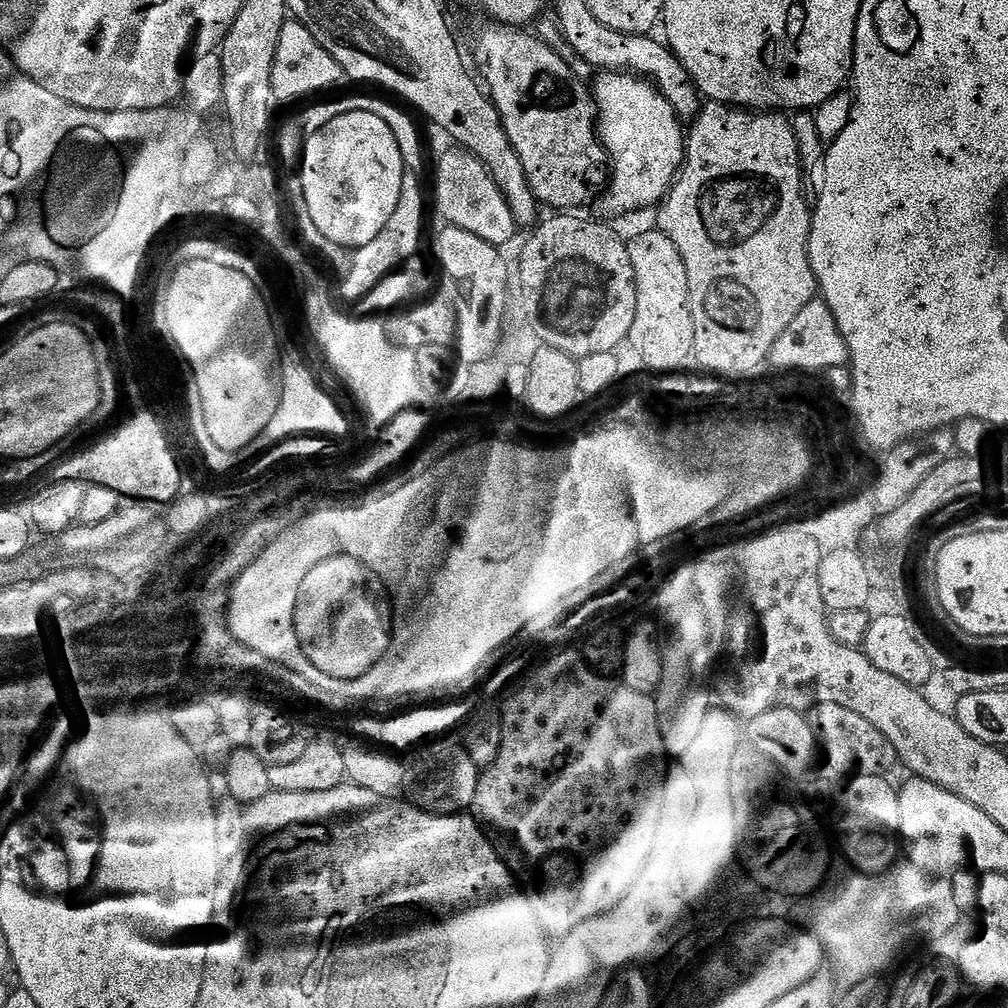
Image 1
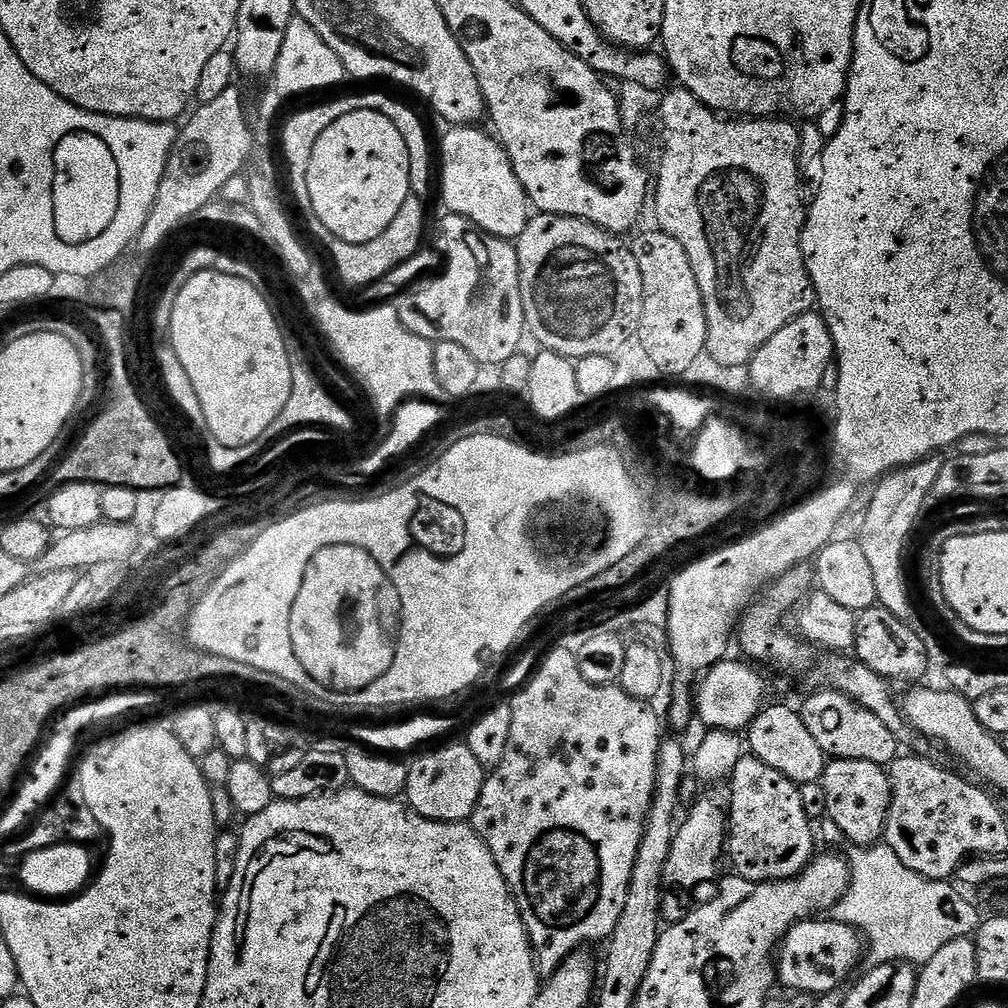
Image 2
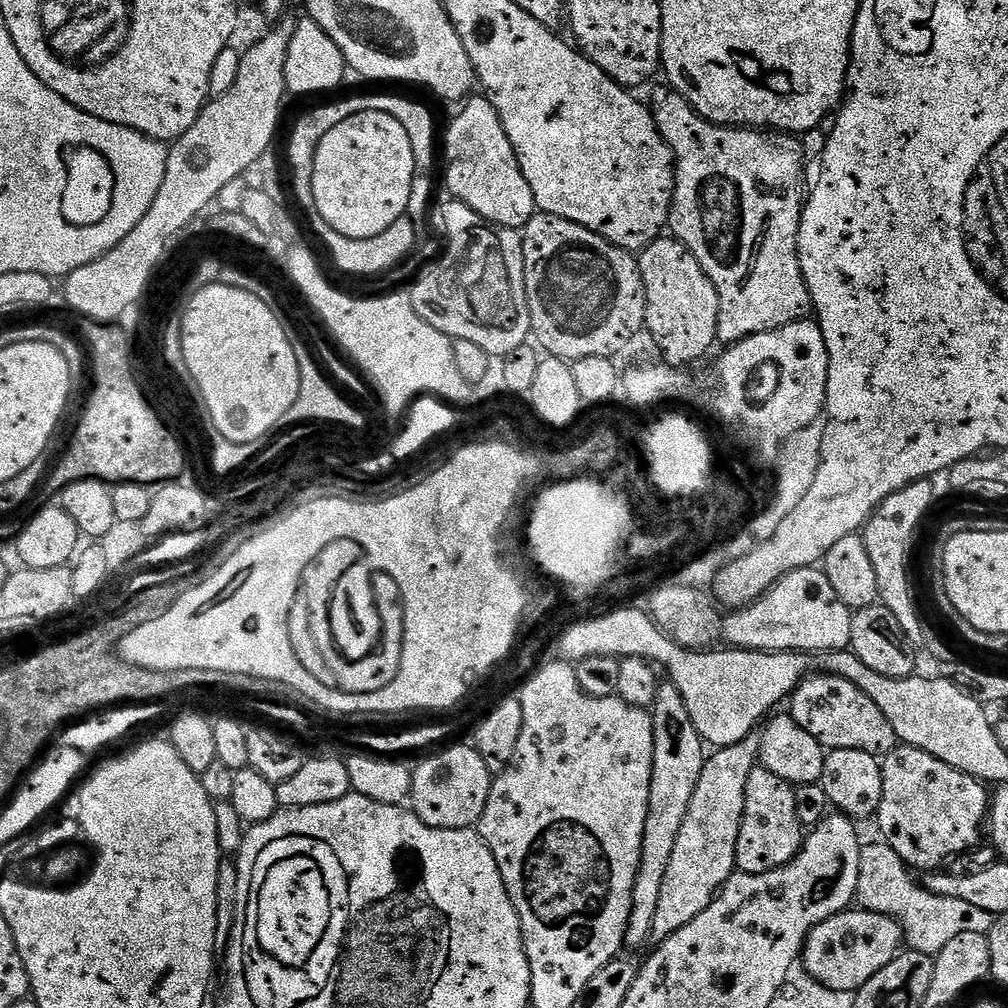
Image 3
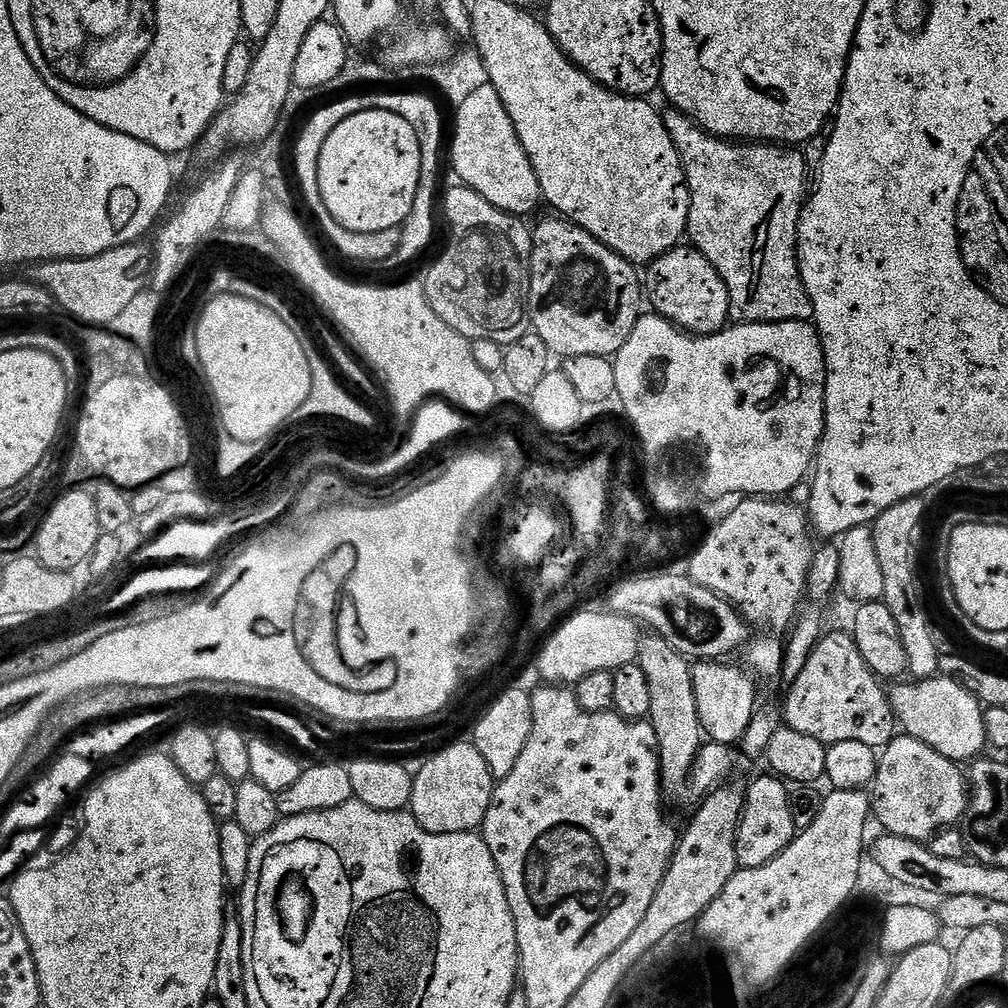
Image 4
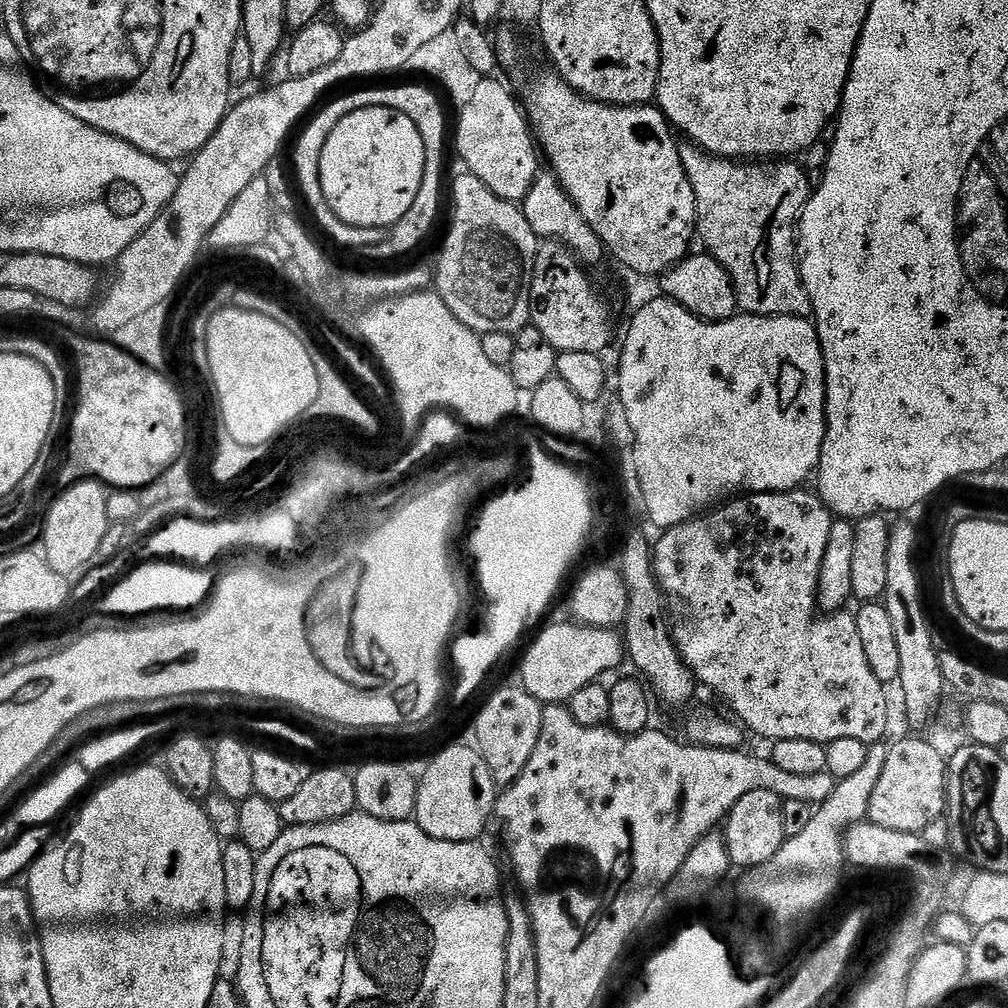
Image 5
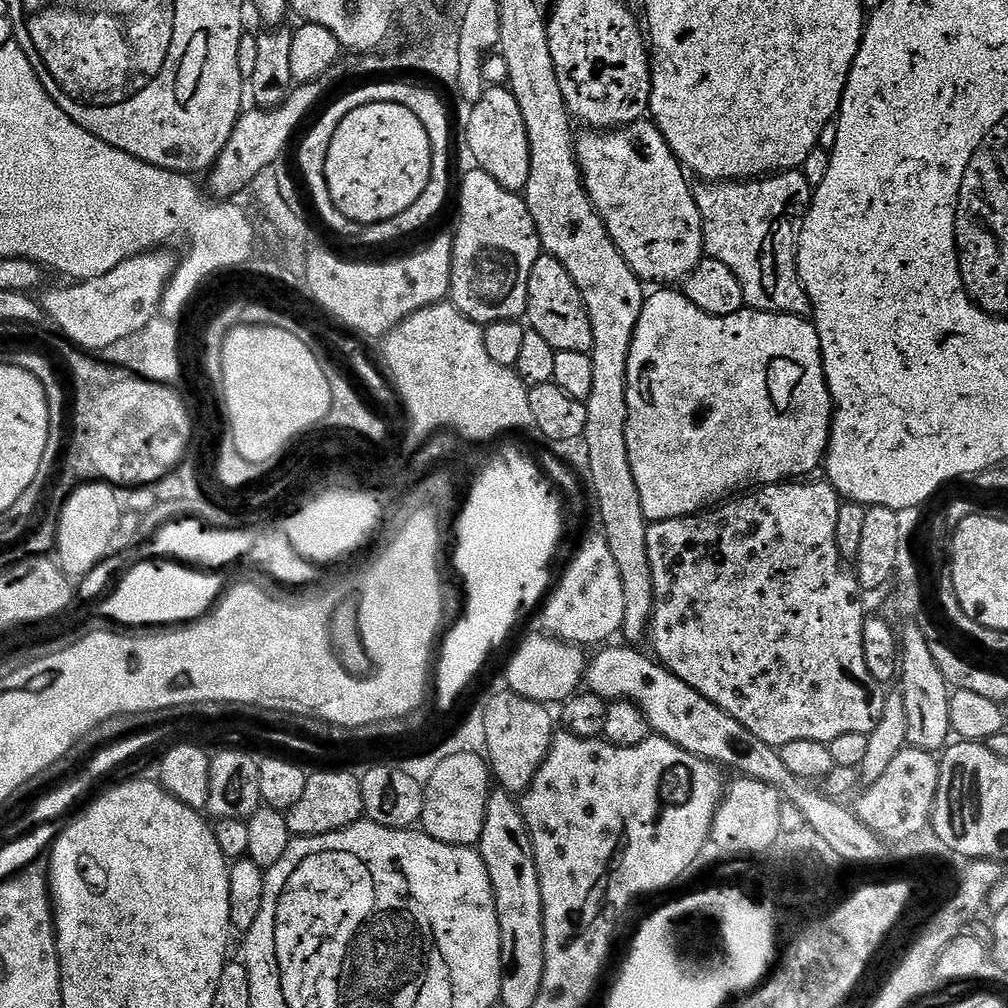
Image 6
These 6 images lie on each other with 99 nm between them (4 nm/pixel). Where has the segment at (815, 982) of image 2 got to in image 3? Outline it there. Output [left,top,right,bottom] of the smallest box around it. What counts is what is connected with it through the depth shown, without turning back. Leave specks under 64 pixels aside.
[802,908,904,993]

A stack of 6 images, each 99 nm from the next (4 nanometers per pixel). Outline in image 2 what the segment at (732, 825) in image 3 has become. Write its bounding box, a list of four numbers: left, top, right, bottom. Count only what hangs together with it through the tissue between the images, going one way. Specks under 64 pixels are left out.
[661,797,727,923]

